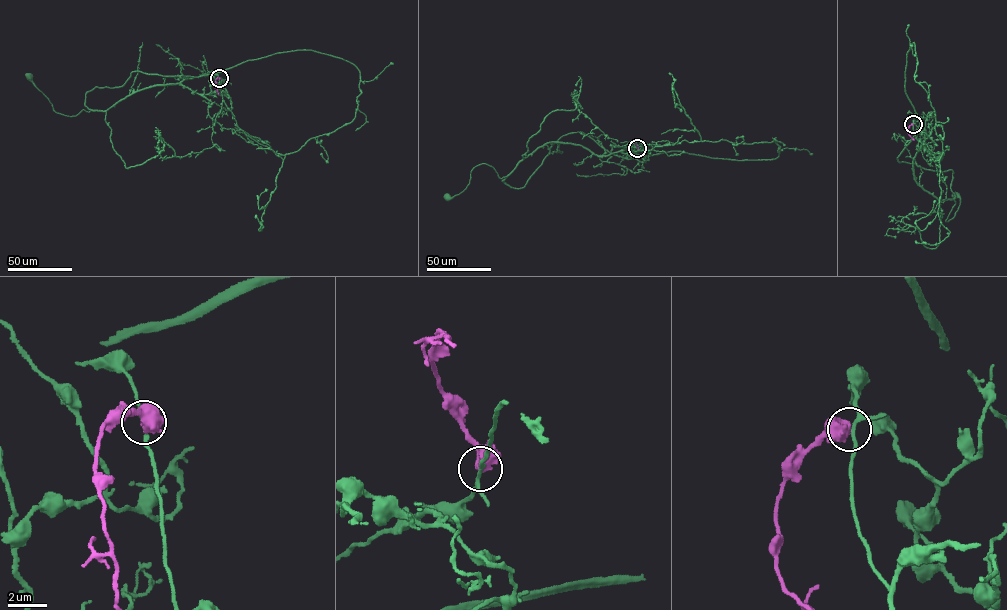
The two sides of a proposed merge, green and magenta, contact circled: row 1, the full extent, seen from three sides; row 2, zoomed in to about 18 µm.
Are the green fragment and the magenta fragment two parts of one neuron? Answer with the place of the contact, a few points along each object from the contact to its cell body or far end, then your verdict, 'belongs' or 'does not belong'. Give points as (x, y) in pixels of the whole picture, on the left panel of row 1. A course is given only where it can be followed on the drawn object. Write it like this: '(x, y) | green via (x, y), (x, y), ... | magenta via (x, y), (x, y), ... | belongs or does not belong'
(219, 78) | green via (218, 78), (239, 128), (284, 155), (350, 123), (361, 92), (354, 65), (312, 50), (75, 116), (29, 75) | magenta via (218, 78), (215, 83), (218, 95) | does not belong

